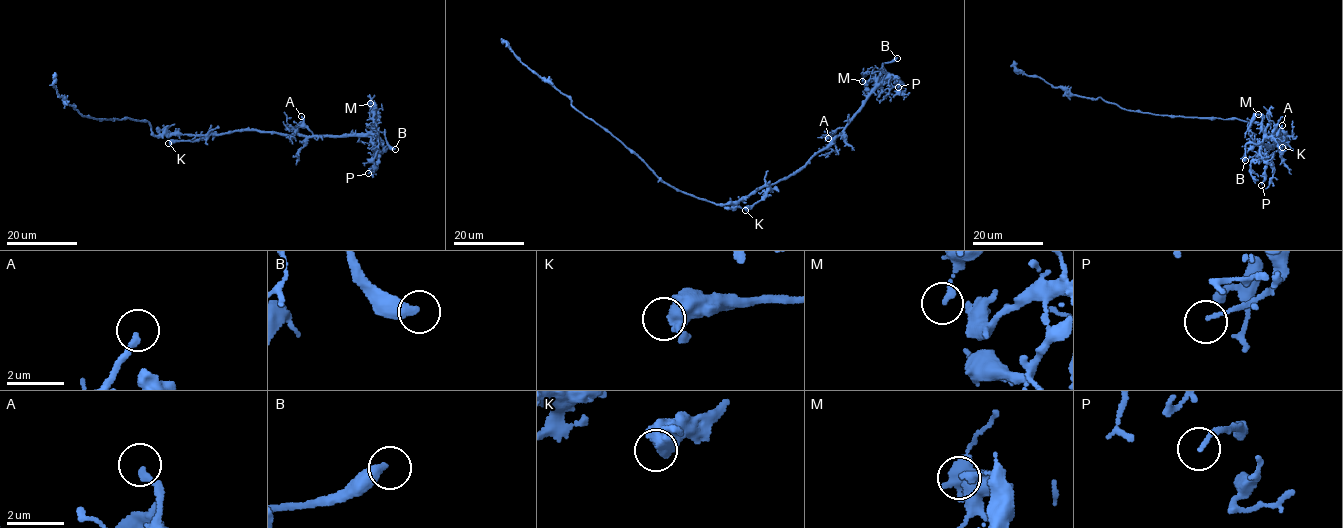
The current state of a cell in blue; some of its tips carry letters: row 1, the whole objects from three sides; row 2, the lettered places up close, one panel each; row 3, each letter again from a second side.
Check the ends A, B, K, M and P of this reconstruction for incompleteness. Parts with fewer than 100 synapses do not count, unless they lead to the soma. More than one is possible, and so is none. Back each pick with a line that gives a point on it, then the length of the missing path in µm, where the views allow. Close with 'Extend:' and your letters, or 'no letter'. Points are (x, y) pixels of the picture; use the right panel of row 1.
B: (1245, 160) | 45 µm
Extend: B

